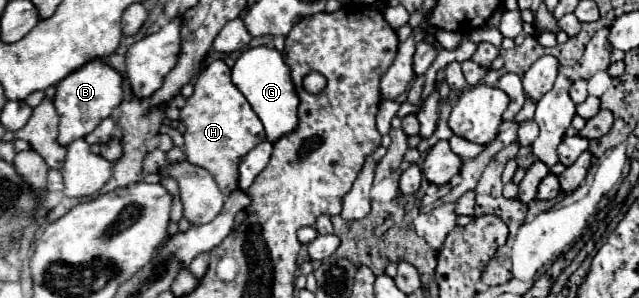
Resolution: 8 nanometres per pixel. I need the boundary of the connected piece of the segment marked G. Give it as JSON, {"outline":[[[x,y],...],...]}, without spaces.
{"outline":[[[266,46],[244,50],[232,68],[232,84],[246,96],[252,110],[264,124],[268,142],[276,142],[280,136],[296,128],[298,96],[294,92],[294,86],[290,80],[290,68],[284,62],[282,52],[278,52],[276,48],[266,48]]]}

